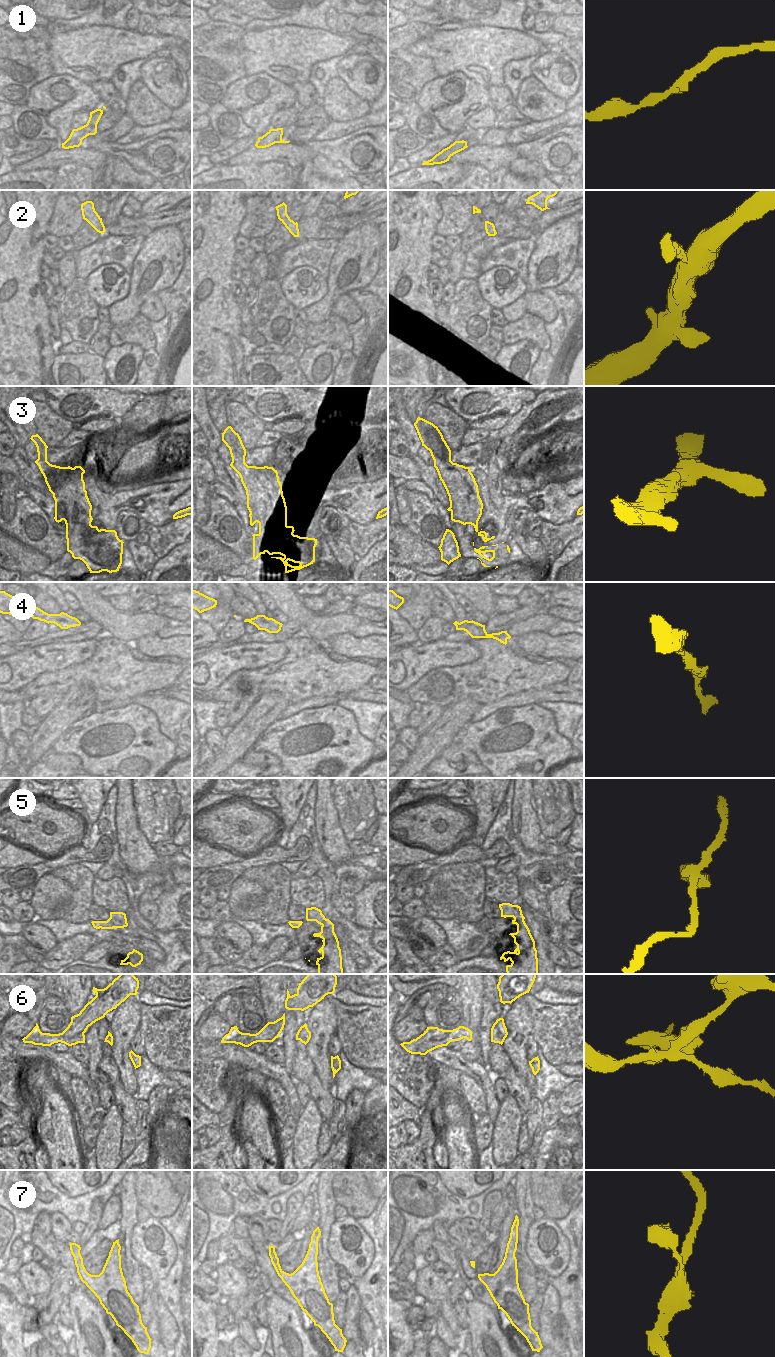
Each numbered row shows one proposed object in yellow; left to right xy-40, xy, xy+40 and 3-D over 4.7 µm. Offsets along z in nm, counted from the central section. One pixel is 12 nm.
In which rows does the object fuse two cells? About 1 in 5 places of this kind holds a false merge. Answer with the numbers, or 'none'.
5, 6

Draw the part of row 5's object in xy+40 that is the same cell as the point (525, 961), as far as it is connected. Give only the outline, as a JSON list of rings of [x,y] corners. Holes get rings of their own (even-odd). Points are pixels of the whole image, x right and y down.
[[[524,920],[517,925],[517,932],[510,933],[514,938],[517,948],[502,954],[500,960],[510,960],[512,963],[506,966],[507,974],[538,974],[538,958],[535,941]]]

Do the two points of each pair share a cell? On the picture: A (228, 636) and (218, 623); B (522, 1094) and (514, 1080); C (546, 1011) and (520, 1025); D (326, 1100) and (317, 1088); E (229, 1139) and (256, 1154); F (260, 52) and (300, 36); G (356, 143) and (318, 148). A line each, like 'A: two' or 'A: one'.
A: two
B: one
C: two
D: one
E: two
F: one
G: one

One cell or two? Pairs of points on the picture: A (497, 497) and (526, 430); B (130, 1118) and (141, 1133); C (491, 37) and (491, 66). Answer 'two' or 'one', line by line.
A: one
B: two
C: one

